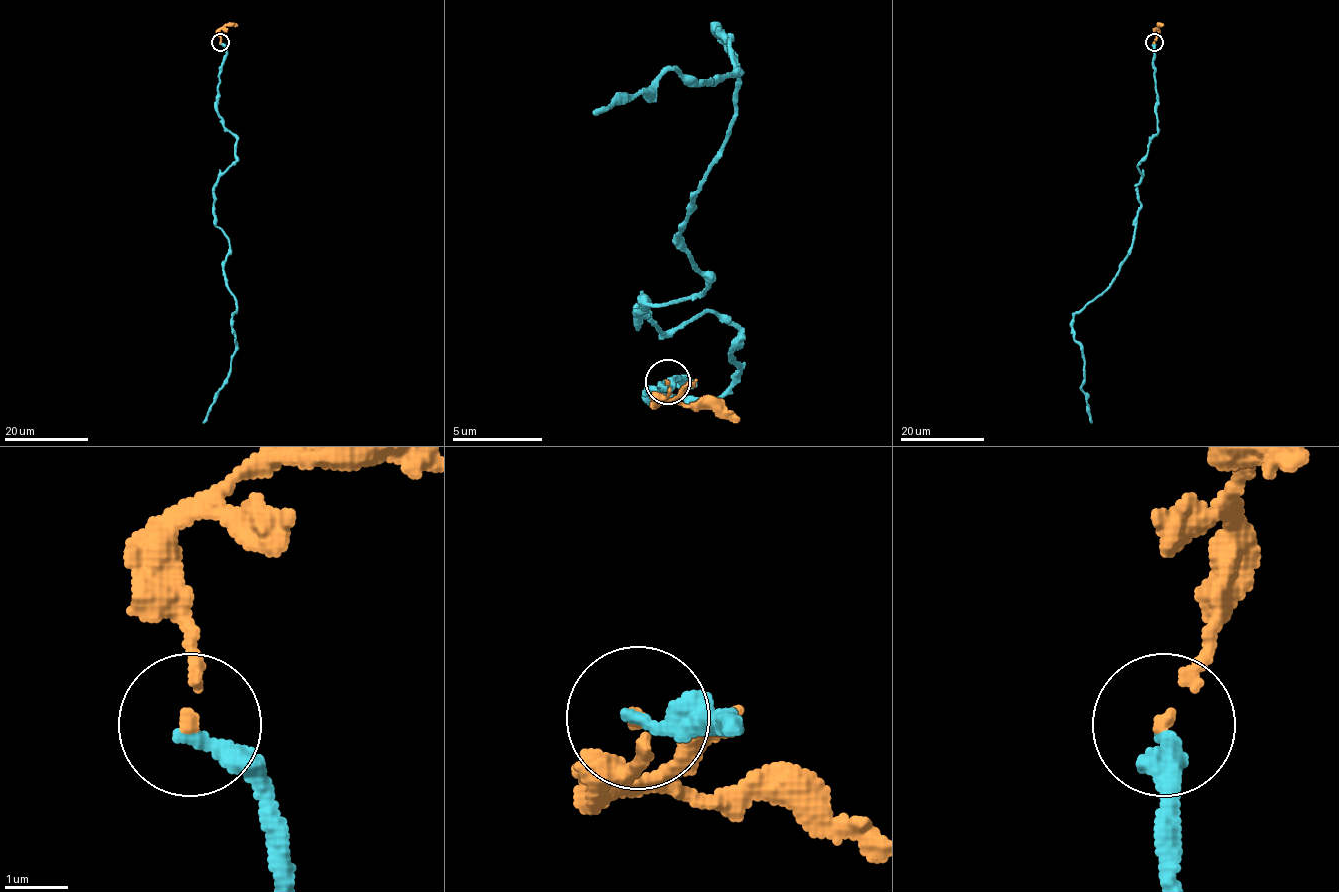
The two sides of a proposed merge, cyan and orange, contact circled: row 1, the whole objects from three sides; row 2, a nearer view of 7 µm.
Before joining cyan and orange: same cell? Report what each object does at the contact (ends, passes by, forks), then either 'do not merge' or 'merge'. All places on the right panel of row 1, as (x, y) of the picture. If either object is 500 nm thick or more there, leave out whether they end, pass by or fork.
cyan ends; orange ends; do not merge

